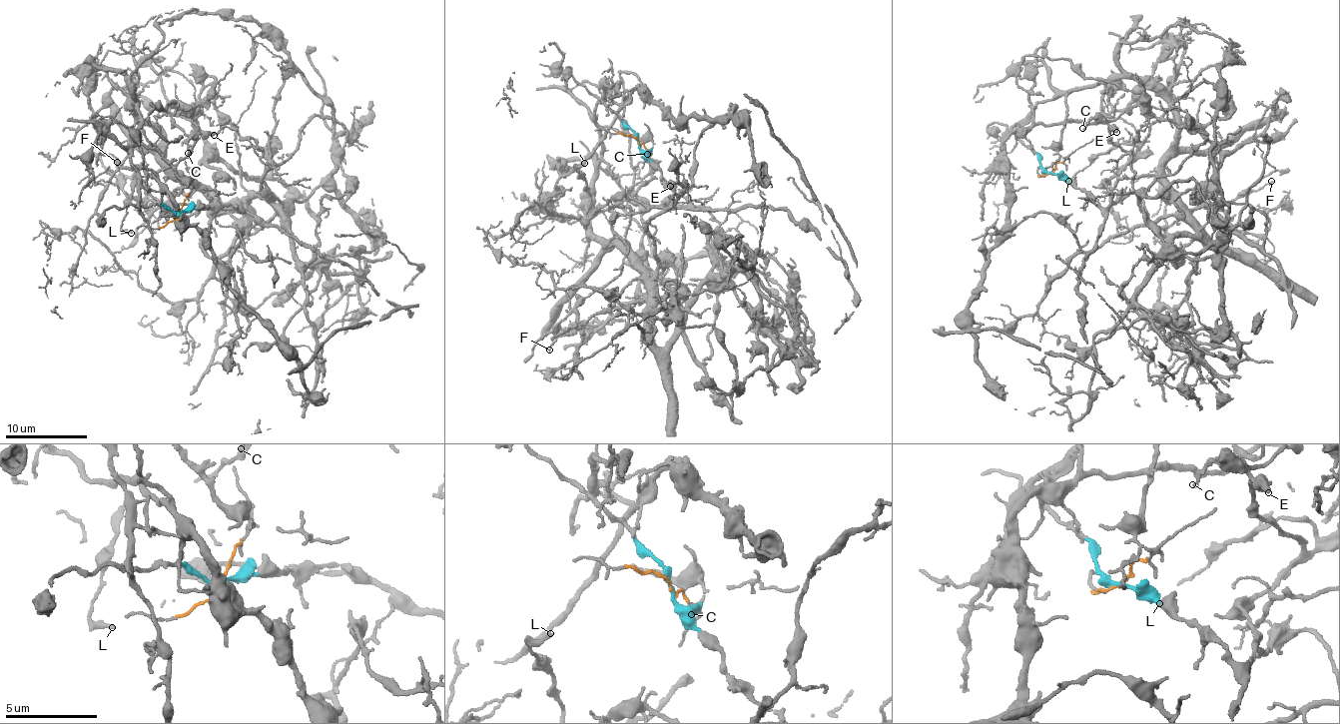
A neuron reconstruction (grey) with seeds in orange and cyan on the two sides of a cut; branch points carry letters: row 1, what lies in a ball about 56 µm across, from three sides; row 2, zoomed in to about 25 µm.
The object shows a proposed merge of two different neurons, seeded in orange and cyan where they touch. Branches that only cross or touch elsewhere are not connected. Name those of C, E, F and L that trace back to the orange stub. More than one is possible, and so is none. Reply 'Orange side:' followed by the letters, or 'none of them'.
Orange side: none of them

